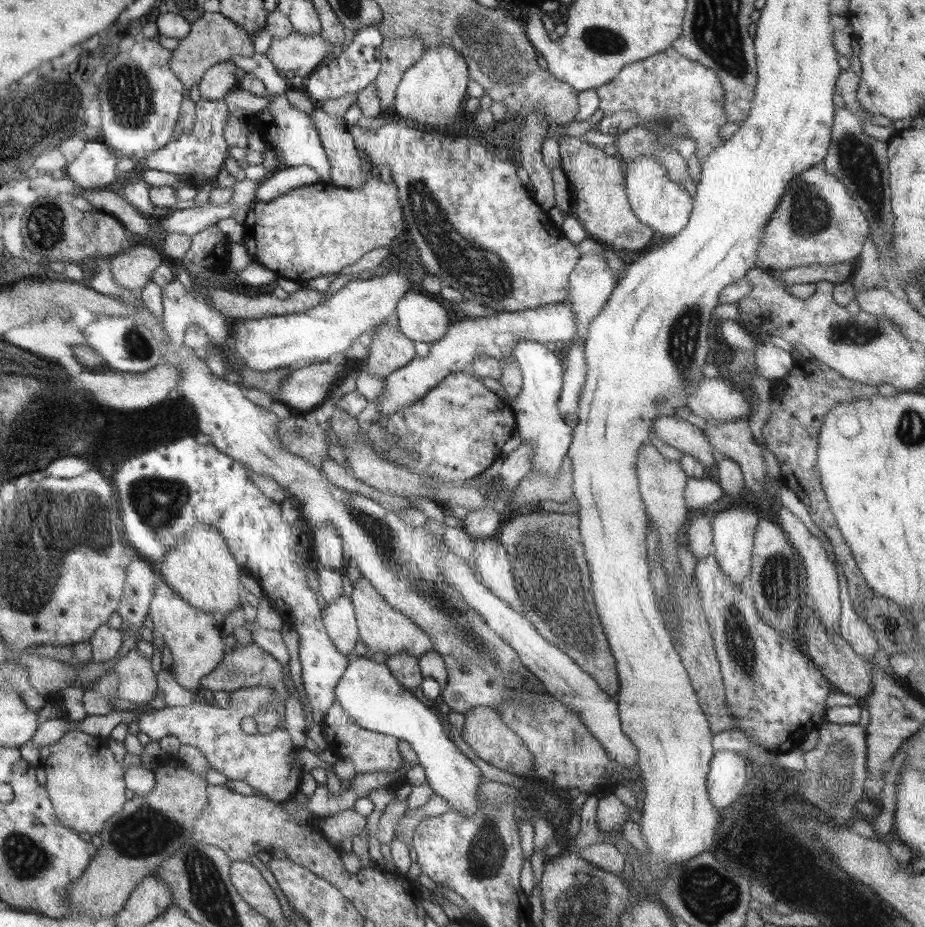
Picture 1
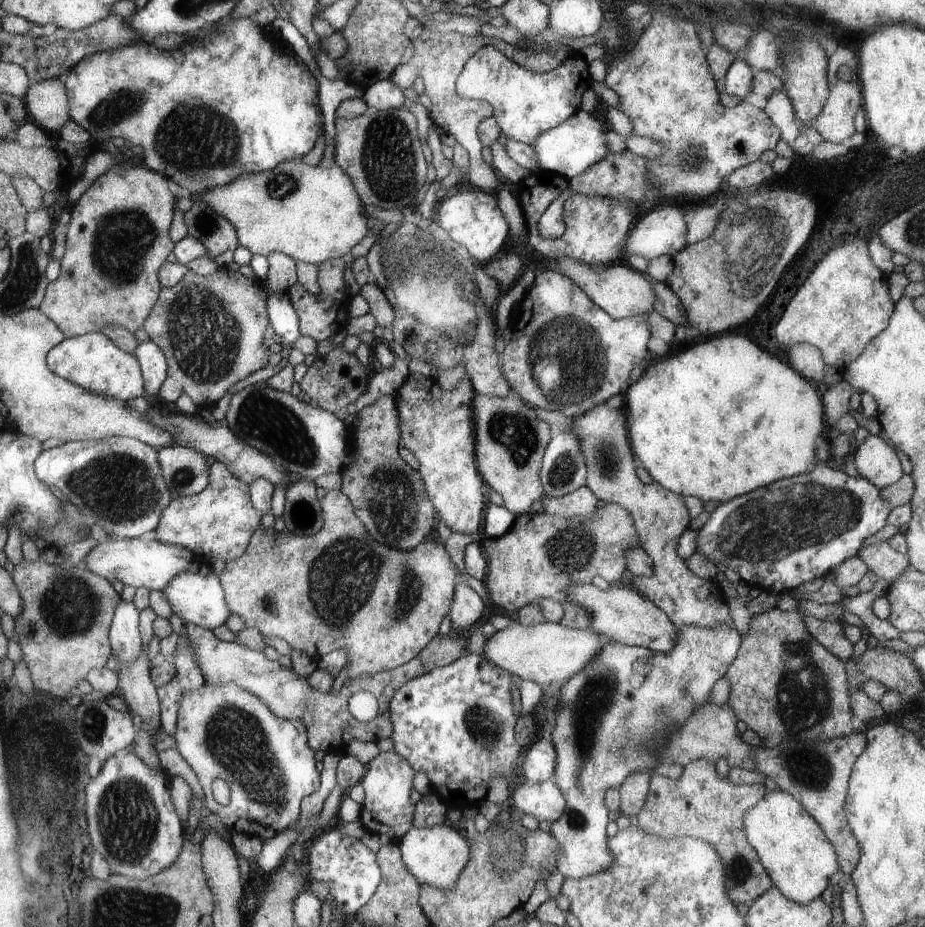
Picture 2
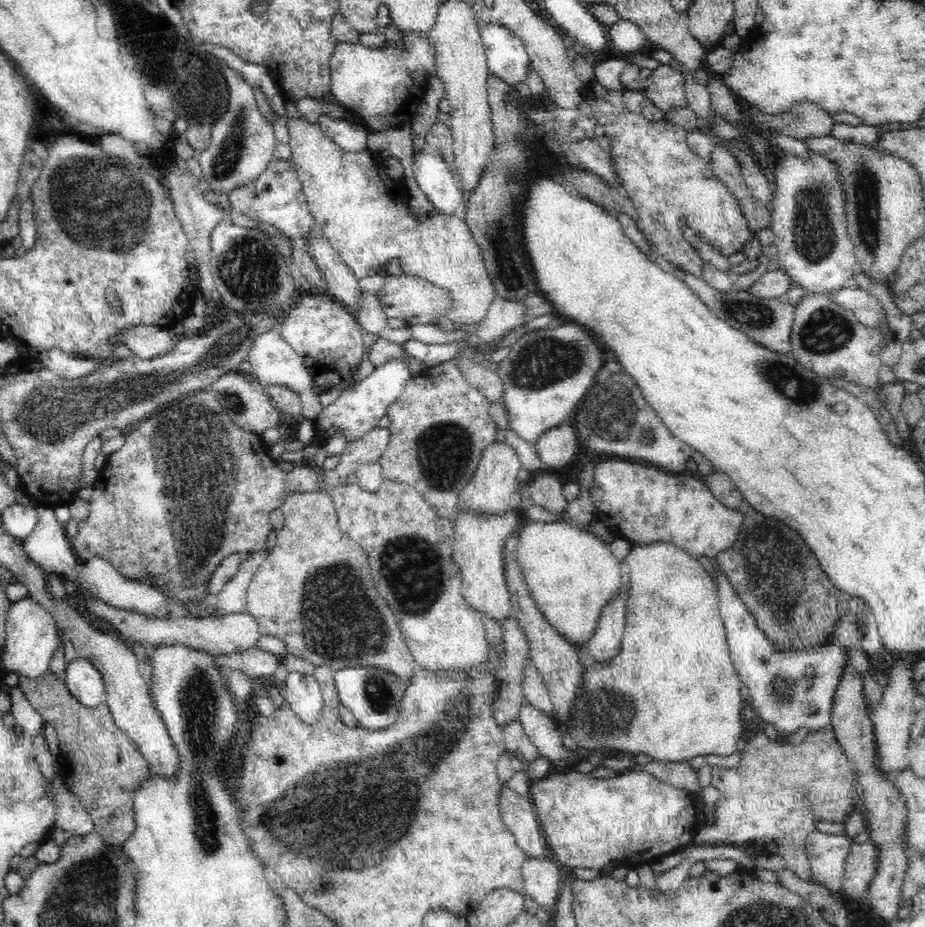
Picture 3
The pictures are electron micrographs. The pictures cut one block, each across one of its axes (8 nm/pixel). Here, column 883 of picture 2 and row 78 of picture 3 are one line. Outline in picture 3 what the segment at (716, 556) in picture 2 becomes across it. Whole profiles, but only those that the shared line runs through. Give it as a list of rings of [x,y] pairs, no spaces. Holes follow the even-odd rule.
[[[484,24],[480,32],[488,56],[488,70],[512,86],[526,82],[526,66],[532,60],[522,38],[500,24]]]

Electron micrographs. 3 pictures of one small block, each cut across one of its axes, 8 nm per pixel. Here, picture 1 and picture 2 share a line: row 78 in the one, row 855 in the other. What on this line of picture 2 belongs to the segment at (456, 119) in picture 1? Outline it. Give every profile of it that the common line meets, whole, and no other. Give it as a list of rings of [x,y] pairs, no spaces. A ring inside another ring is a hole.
[[[443,824],[427,828],[413,826],[397,842],[397,846],[403,852],[403,864],[407,864],[407,870],[419,880],[421,886],[431,884],[441,890],[451,890],[455,882],[459,882],[459,874],[463,874],[463,870],[467,868],[467,862],[471,862],[469,844],[463,840],[463,836],[459,836],[451,828],[445,828]]]

